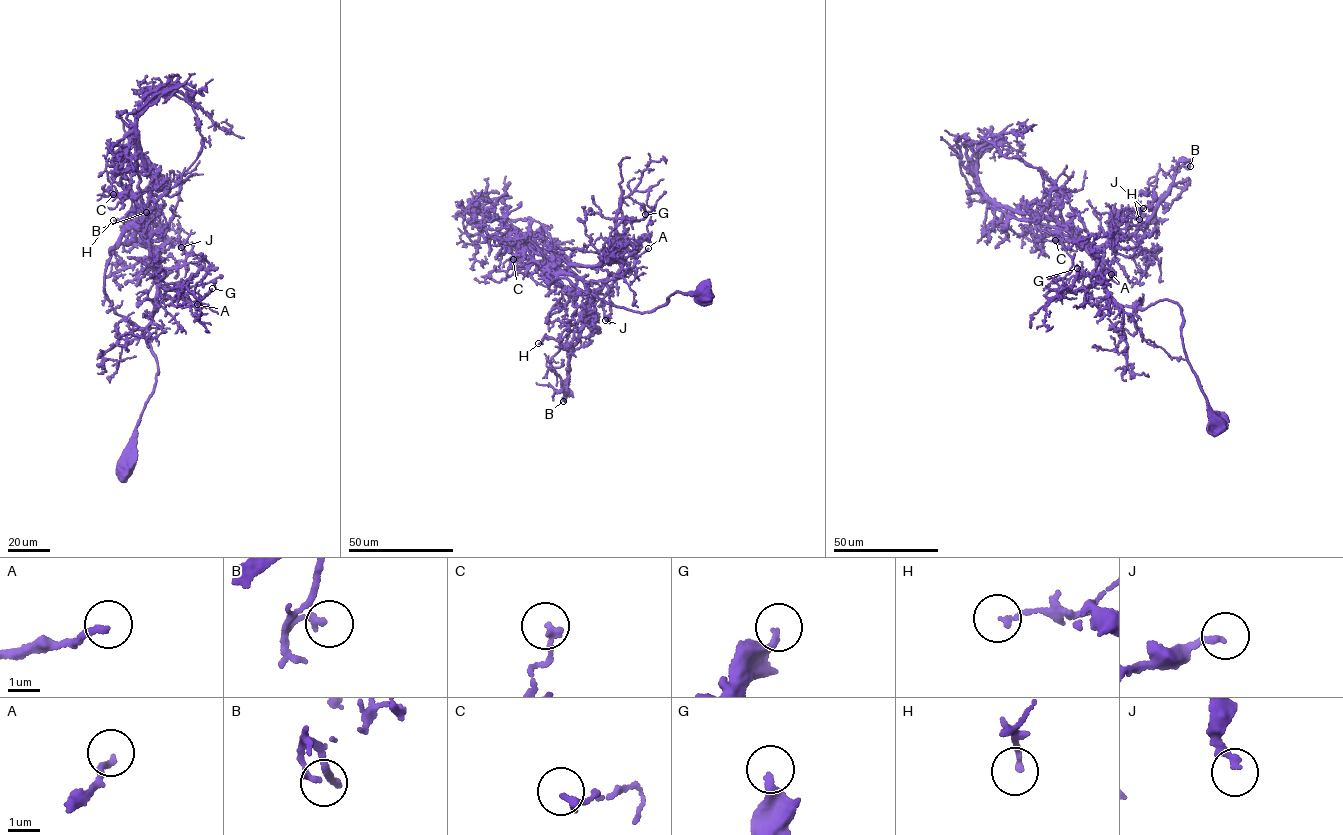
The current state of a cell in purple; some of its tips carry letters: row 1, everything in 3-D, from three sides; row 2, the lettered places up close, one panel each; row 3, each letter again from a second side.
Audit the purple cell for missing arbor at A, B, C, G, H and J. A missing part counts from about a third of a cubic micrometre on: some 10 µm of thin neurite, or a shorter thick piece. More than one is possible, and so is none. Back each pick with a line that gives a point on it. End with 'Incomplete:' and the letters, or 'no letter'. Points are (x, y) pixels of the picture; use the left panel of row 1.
A: (197, 304)
Incomplete: A

